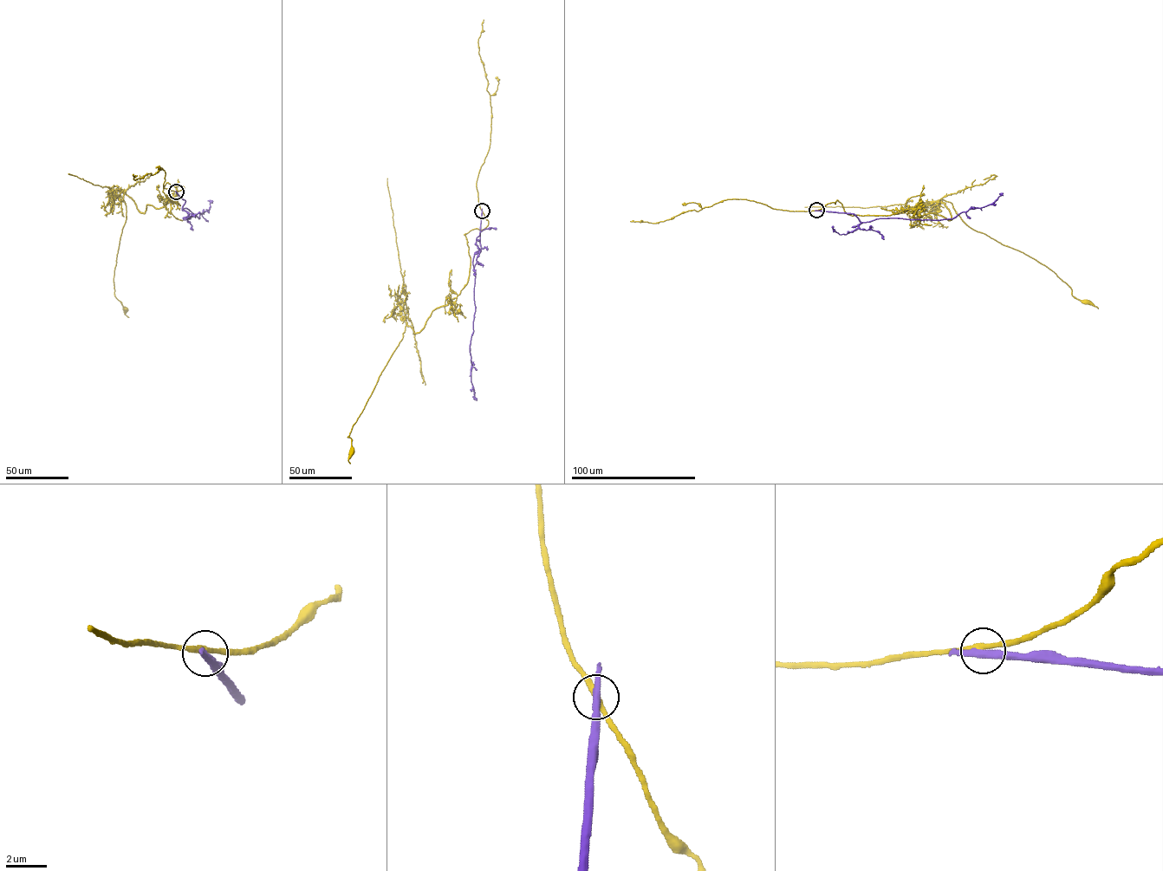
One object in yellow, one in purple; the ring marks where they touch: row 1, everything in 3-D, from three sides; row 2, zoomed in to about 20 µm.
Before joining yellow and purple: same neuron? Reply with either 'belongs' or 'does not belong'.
does not belong

